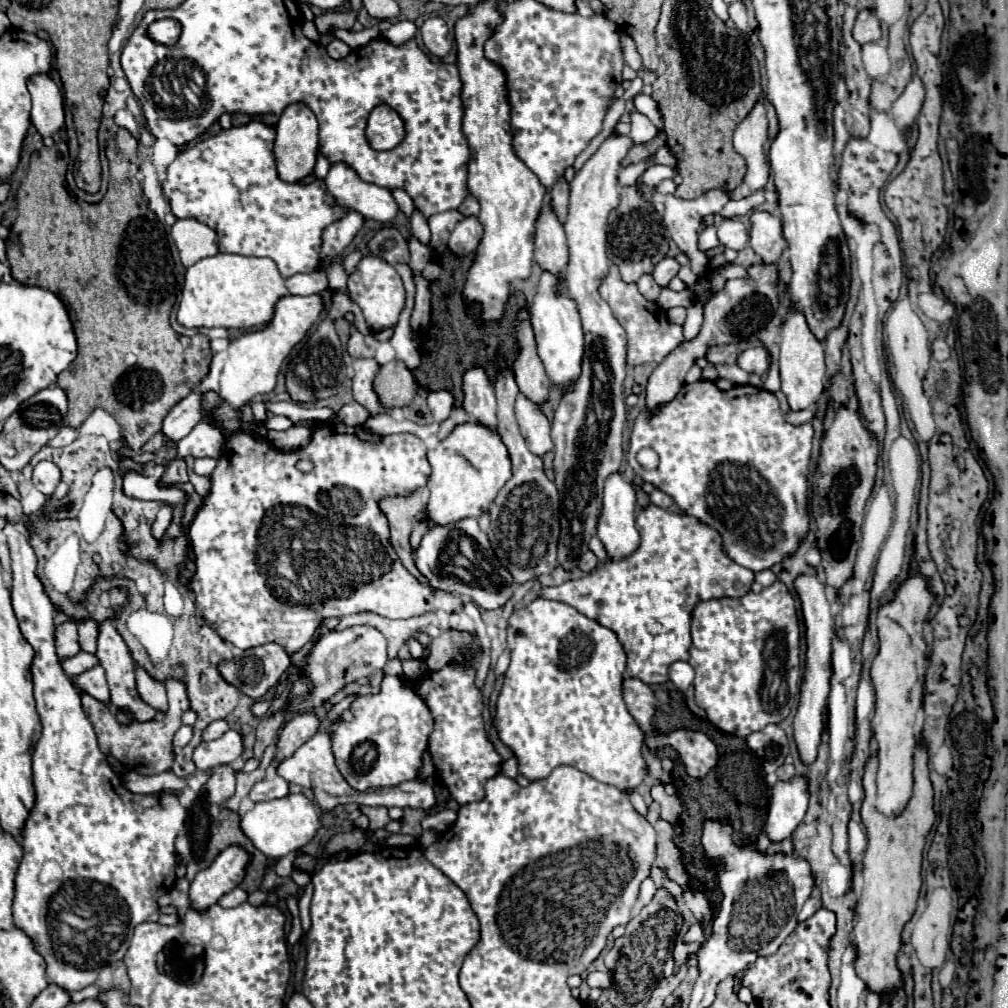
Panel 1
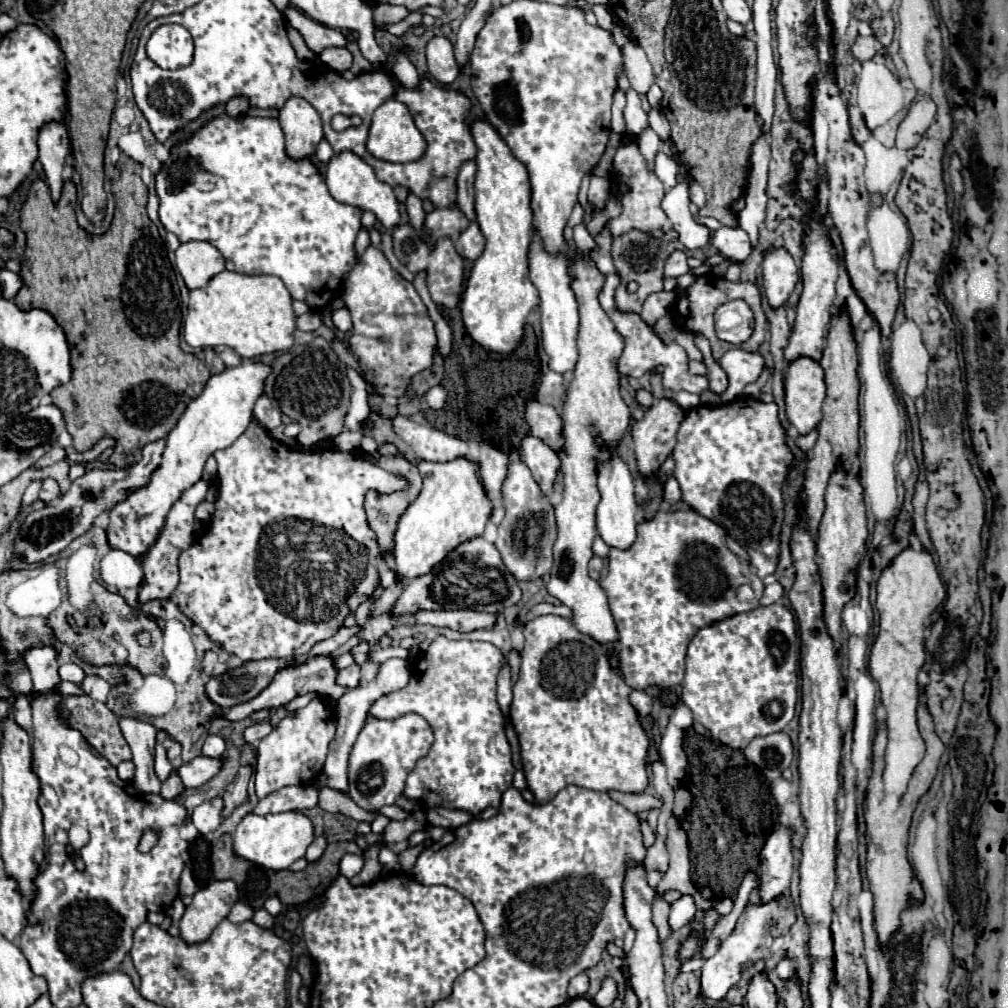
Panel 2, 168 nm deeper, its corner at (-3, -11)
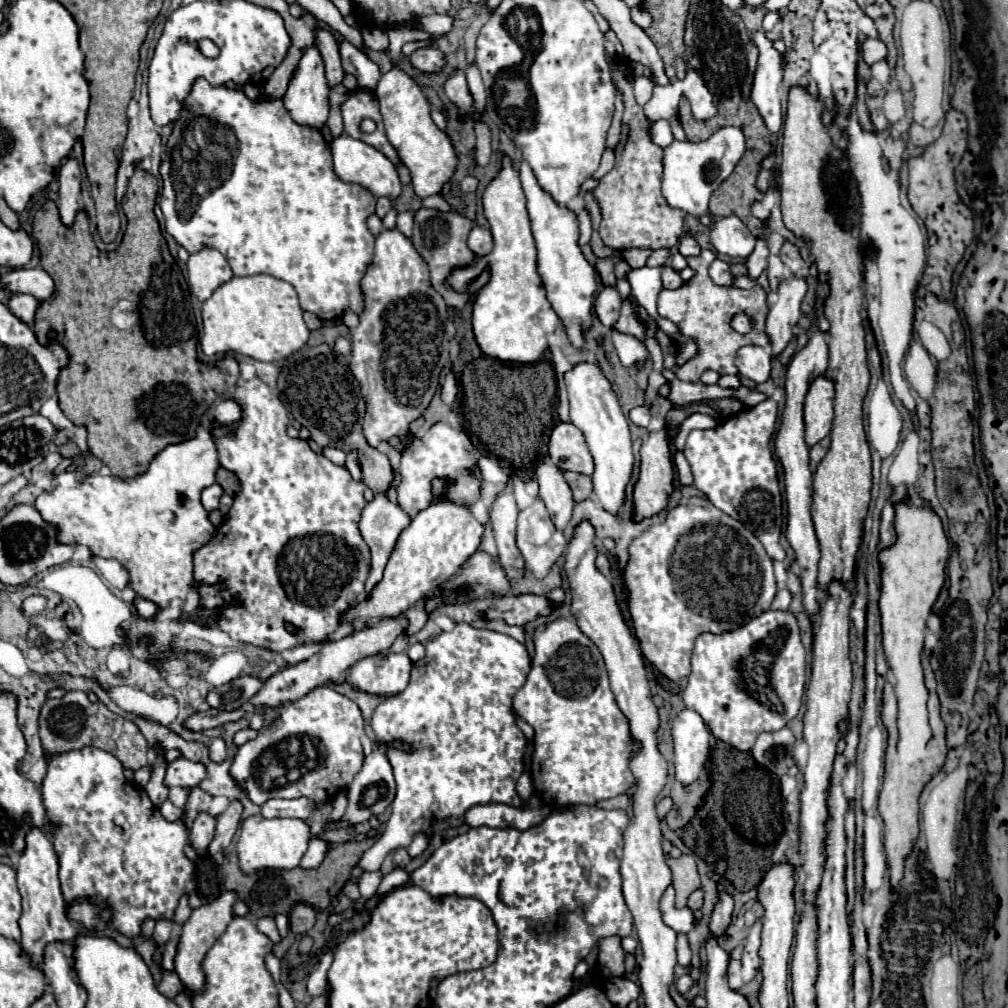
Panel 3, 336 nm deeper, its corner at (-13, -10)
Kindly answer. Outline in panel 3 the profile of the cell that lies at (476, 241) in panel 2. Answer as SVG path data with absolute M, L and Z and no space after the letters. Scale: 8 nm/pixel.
M474 226L470 236L468 236L468 248L480 258L480 256L486 256L492 252L492 234L488 228L482 228L482 226Z

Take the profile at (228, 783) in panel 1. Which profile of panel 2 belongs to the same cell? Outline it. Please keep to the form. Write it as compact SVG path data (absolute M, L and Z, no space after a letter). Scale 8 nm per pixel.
M214 797L214 799L198 805L192 813L192 823L196 825L196 829L202 835L216 831L222 823L222 797Z

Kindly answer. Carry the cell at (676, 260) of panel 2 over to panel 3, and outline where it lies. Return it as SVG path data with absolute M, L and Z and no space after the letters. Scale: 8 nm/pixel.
M684 234L682 236L682 240L680 240L680 244L678 244L678 252L682 254L682 256L698 256L700 254L700 244L694 240L694 236L690 236L690 234Z

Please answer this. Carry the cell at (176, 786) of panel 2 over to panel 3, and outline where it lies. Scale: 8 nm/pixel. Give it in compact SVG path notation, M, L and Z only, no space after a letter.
M168 800L160 806L160 814L168 820L168 822L174 822L174 820L180 820L180 816L182 816L182 810L180 808L176 808L176 806L172 806Z

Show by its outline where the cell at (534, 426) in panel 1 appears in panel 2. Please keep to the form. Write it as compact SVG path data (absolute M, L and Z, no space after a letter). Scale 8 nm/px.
M526 435L522 439L520 449L522 449L524 461L530 467L534 479L540 483L542 491L546 495L550 495L552 493L552 483L554 483L556 473L560 469L560 459L558 459L556 451L550 445L542 443L542 439L538 439L534 435Z

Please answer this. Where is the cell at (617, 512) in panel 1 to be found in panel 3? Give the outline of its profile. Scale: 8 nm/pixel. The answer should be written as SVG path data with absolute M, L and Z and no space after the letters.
M578 362L564 374L568 398L570 398L570 420L572 424L582 430L586 444L592 452L596 462L596 470L592 474L594 482L594 496L608 512L618 512L624 502L624 490L632 476L634 454L632 454L632 440L628 422L620 410L616 392L612 390L610 380L602 374L596 364Z

